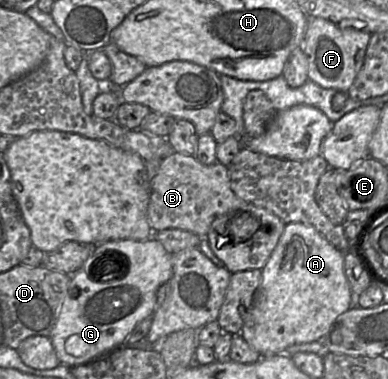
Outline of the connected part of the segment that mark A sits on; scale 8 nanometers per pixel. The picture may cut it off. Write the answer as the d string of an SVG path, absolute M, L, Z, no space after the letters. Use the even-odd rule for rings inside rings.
M301 222L286 223L275 249L261 269L261 282L254 292L252 304L243 314L244 325L240 334L246 342L262 357L276 355L289 346L325 337L340 314L359 307L358 296L351 291L345 275L344 254L313 226Z

